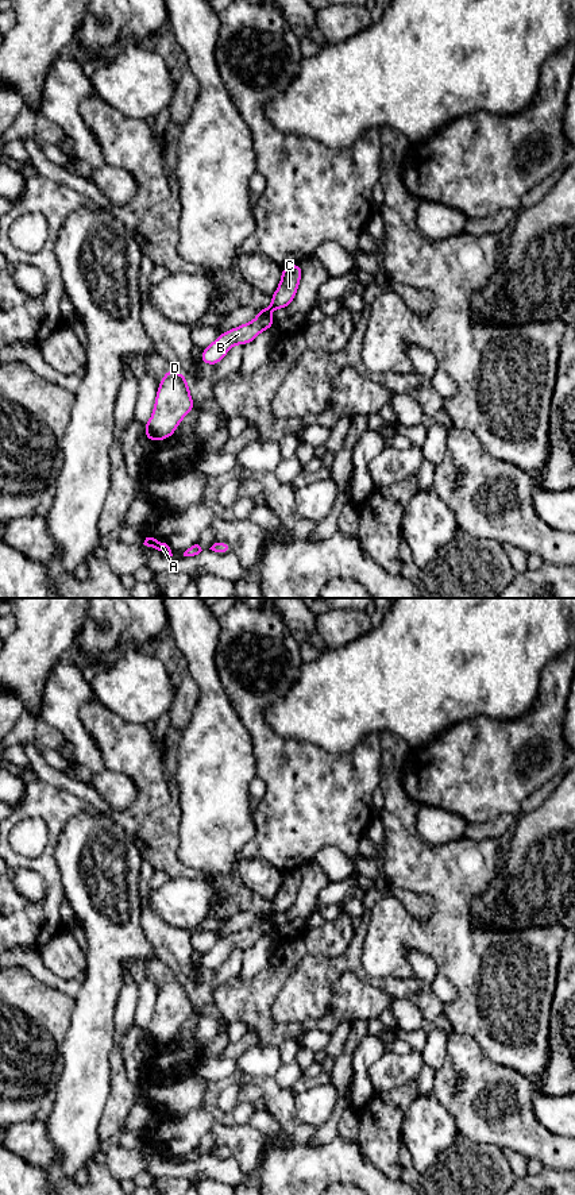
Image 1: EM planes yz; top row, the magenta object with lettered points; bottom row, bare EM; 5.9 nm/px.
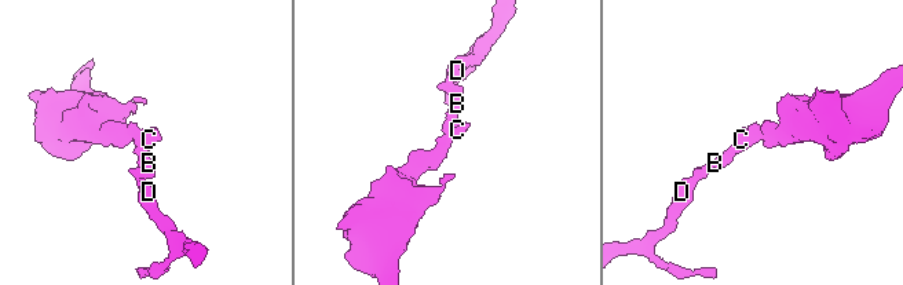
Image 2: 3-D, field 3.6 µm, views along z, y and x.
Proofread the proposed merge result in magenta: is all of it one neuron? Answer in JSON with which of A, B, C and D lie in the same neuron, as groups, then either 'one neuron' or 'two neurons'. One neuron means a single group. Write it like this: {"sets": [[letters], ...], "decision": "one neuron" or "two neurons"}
{"sets": [["A", "B", "C", "D"]], "decision": "one neuron"}

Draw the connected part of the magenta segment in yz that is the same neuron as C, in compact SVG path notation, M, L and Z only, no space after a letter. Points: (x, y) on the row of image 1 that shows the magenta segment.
M300 263L282 267L282 278L278 289L271 296L271 305L258 311L254 321L242 324L238 328L223 332L212 344L202 350L201 363L217 365L234 344L251 343L263 329L275 327L270 312L290 305L294 300L302 269Z

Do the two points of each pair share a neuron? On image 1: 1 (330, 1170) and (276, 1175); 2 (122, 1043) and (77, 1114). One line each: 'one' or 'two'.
1: one
2: two

